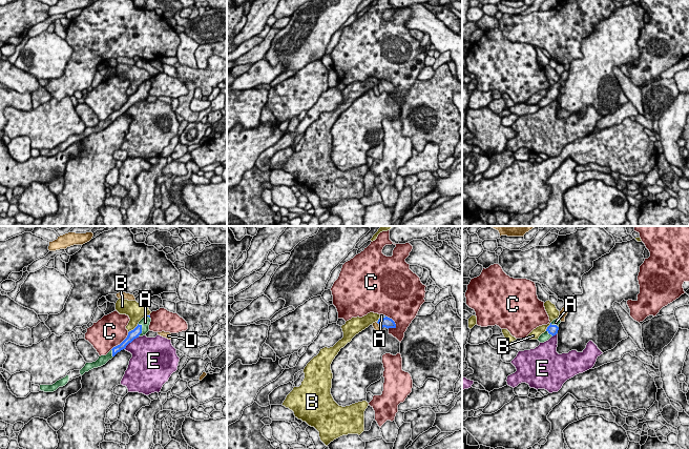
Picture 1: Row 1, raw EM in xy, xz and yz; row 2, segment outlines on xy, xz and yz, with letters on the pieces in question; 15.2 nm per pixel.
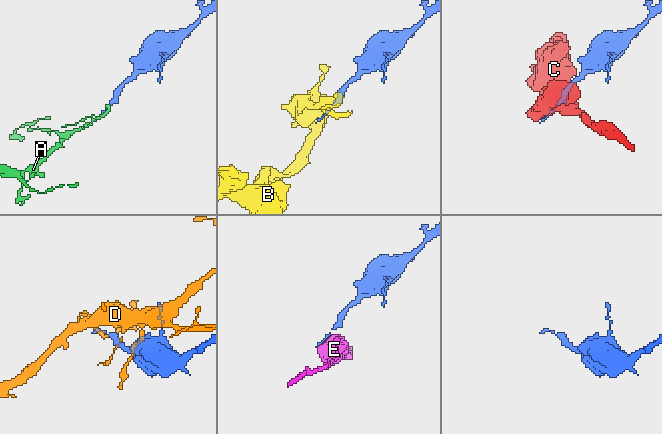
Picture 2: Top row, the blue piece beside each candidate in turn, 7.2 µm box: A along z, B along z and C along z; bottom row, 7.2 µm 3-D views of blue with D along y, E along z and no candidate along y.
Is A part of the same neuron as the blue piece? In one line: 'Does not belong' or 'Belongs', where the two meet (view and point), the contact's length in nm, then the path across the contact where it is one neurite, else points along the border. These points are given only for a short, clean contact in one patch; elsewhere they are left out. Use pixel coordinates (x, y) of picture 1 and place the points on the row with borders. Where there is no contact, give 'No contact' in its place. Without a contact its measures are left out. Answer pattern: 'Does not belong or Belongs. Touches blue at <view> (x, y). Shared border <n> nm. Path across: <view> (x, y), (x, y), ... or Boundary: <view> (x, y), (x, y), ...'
Belongs. Touches blue at xy (141, 330). Shared border 200 nm

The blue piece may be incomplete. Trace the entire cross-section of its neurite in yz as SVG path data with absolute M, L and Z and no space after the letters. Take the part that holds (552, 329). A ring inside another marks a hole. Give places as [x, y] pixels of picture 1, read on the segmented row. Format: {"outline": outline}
{"outline": "M559 318L554 320L550 323L550 325L547 327L546 331L539 336L538 341L540 343L544 343L548 341L551 336L556 335L559 330L560 323L561 323L561 320Z"}

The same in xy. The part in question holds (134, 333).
{"outline": "M150 315L143 318L138 326L128 332L127 338L118 346L113 347L106 355L101 355L96 362L86 363L85 366L80 370L80 374L83 375L85 372L93 368L101 367L105 365L109 360L111 360L118 352L125 349L126 346L131 343L134 339L145 335L149 331L151 319Z"}

